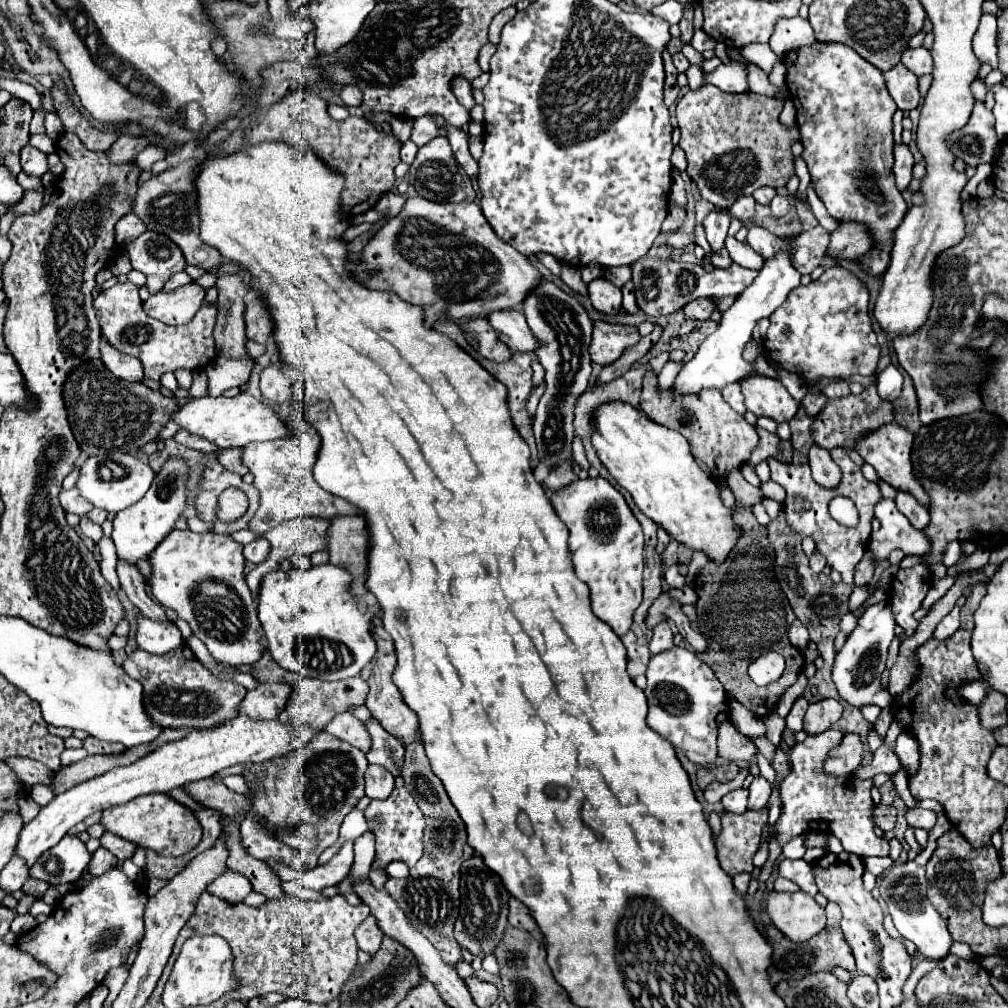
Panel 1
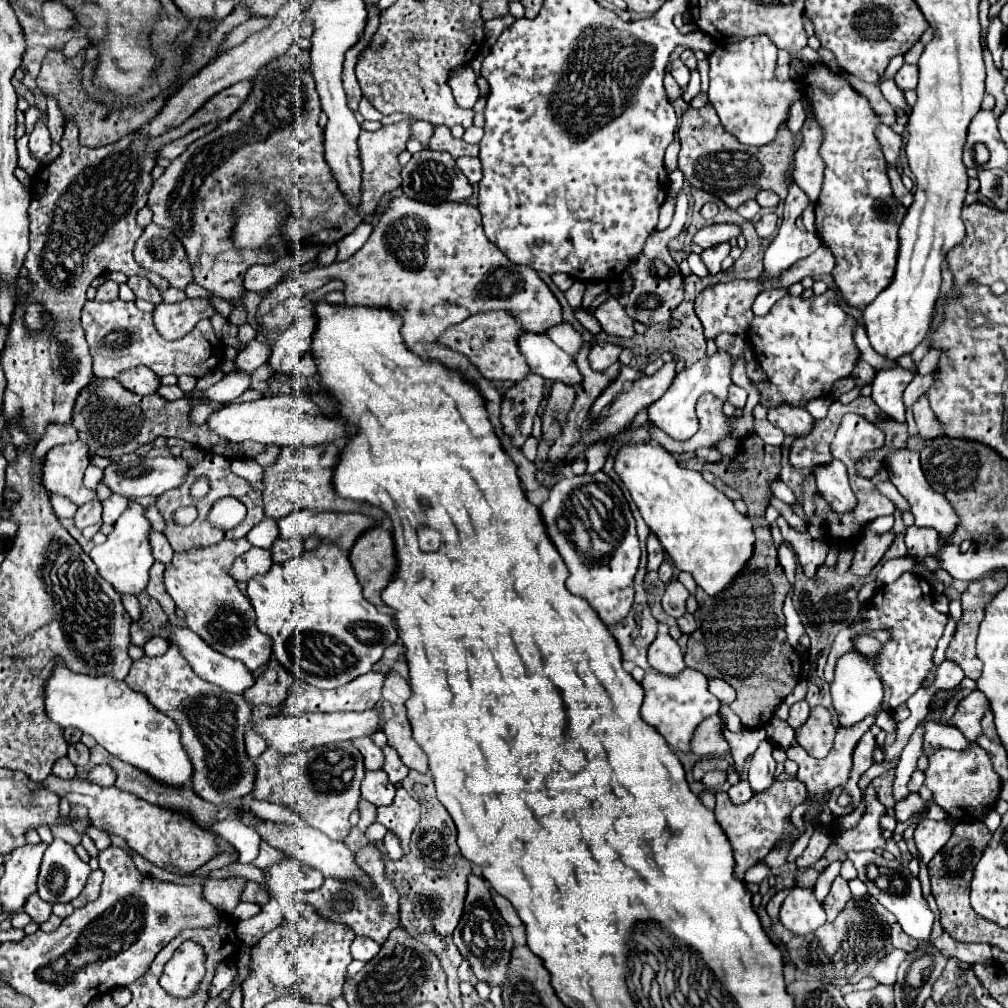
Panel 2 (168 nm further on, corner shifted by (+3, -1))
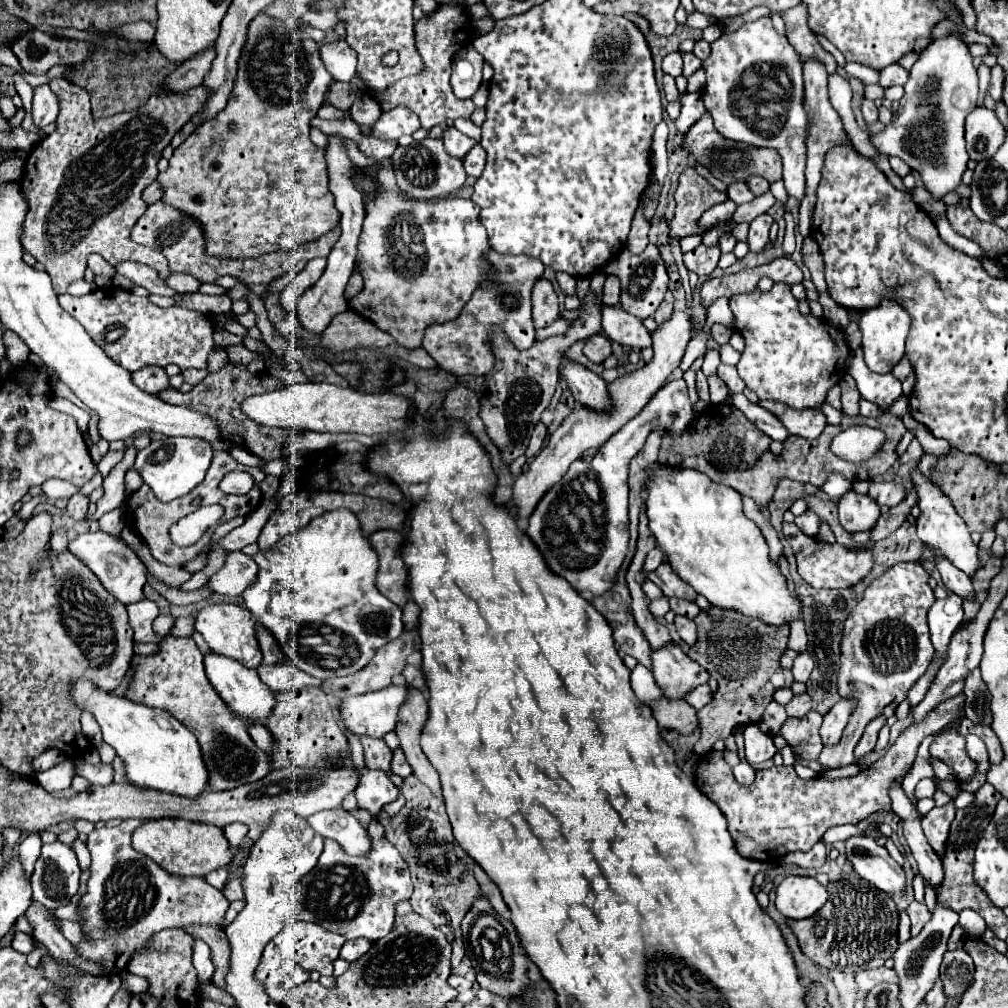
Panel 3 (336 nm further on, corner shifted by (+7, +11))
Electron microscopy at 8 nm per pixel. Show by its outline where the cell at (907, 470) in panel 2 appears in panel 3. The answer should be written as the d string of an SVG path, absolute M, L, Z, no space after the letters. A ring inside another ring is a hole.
M914 471L912 479L914 479L914 485L918 489L918 507L922 511L918 521L916 521L916 531L918 531L920 541L926 547L930 547L936 557L950 561L954 567L958 567L960 571L964 571L972 579L974 573L982 567L982 563L978 559L978 547L972 543L964 521L954 511L950 499L932 481L928 481L924 475L920 475L920 471Z

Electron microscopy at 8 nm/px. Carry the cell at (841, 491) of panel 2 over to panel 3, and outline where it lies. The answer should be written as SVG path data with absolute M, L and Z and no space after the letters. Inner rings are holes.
M854 491L846 493L838 503L840 523L848 533L854 531L870 531L878 521L880 507L868 495L858 495Z

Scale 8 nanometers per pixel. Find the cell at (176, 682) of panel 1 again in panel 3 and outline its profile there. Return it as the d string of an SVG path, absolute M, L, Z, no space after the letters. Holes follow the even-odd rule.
M166 637L166 641L160 643L158 655L132 657L136 675L126 691L126 699L146 707L166 709L174 719L184 723L196 735L210 773L210 787L214 787L214 791L254 783L272 771L270 757L256 747L248 735L246 725L234 717L224 701L214 693L210 681L204 675L202 659L204 657L192 639Z

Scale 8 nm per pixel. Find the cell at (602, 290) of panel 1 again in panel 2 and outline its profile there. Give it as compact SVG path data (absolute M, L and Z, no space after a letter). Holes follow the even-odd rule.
M610 295L600 307L596 307L594 317L602 325L602 329L610 335L620 335L620 337L632 337L634 335L632 319L626 315L620 299L614 295Z

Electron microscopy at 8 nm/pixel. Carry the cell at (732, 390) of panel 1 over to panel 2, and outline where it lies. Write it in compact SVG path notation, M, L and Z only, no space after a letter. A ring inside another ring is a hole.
M732 385L732 387L728 389L728 401L730 401L738 411L742 411L742 407L744 407L744 403L746 403L746 391L740 389L740 387L736 387L736 385Z

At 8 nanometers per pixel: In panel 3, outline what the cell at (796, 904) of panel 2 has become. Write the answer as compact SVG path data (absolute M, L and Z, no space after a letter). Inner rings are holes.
M790 875L776 887L776 909L790 919L812 917L826 899L826 888L814 877Z

